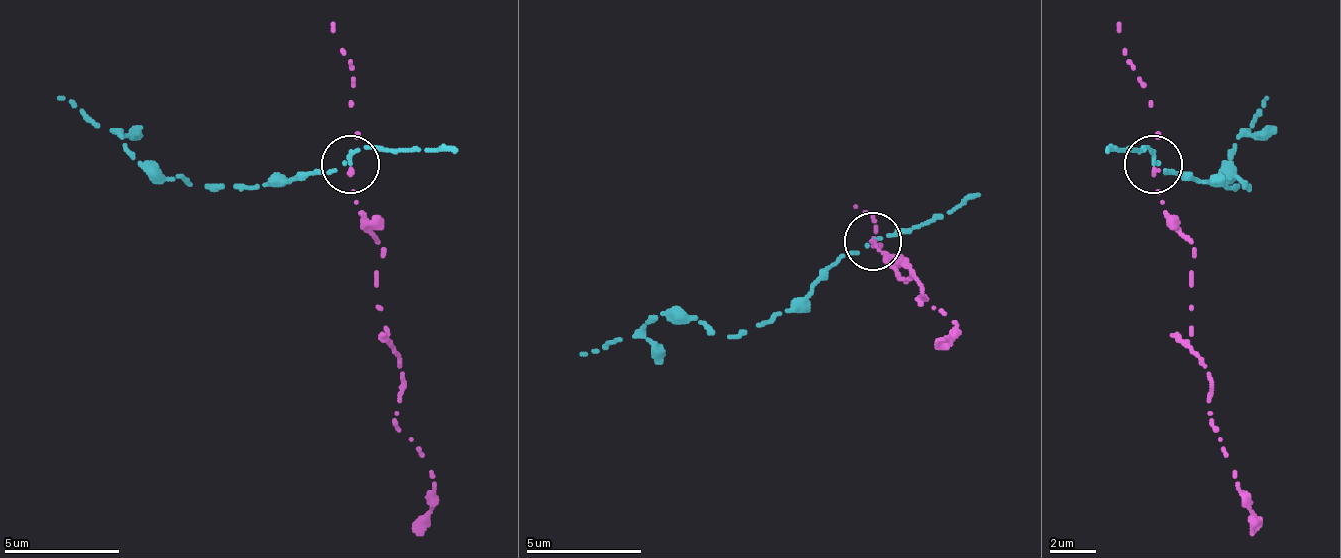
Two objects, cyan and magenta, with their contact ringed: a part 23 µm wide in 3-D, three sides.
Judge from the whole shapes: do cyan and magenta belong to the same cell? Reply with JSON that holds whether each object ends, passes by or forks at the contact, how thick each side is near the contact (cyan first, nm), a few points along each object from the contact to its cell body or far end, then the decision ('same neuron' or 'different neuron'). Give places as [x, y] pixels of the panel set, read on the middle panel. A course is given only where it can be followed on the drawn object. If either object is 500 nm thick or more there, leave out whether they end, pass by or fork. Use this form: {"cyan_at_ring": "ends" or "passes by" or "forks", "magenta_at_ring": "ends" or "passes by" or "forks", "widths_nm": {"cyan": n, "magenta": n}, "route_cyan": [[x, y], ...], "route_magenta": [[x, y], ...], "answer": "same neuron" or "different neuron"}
{"cyan_at_ring": "passes by", "magenta_at_ring": "ends", "widths_nm": {"cyan": 140, "magenta": 150}, "route_cyan": [[871, 242], [842, 254], [784, 312], [732, 335], [663, 312], [634, 335], [582, 352]], "route_magenta": [[871, 242], [906, 283], [900, 277], [912, 277], [923, 300], [917, 300], [958, 323], [958, 329], [935, 341]], "answer": "different neuron"}

